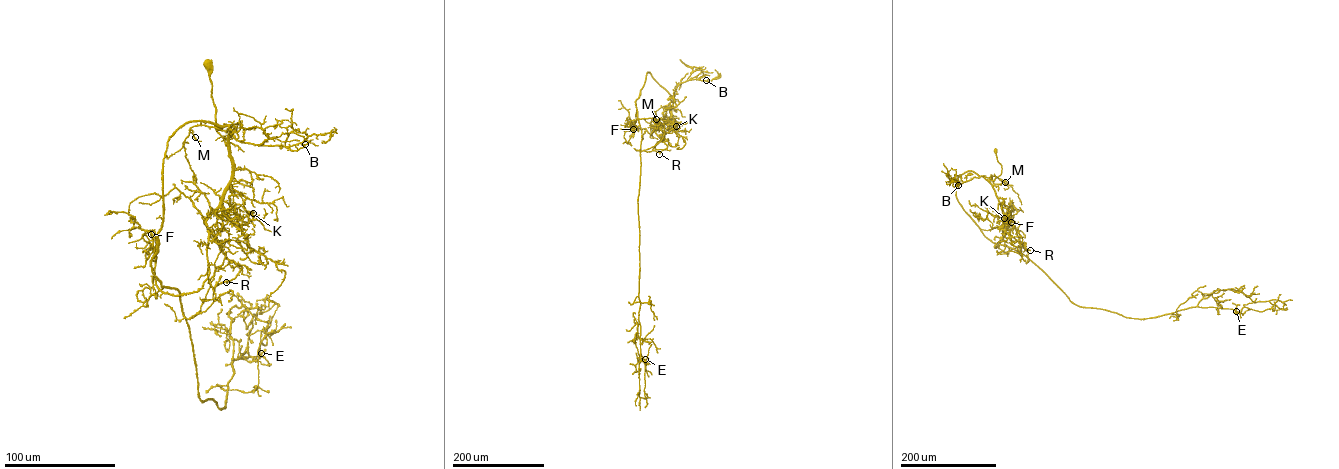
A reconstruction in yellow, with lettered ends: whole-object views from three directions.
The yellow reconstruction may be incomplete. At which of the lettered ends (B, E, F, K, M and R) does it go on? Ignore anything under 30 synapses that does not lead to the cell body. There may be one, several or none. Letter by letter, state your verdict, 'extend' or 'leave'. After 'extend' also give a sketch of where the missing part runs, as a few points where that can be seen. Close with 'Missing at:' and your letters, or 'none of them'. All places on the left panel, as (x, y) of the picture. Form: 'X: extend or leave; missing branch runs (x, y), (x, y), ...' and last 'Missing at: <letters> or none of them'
B: leave
E: leave
F: leave
K: leave
M: leave
R: leave
Missing at: none of them

